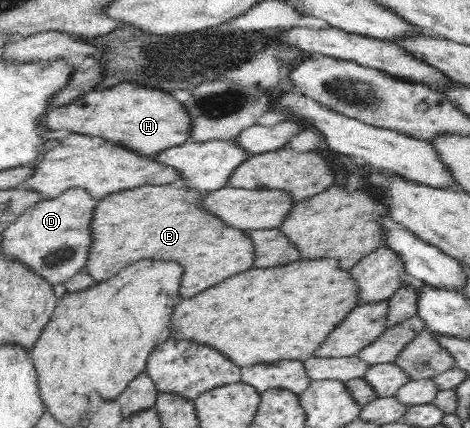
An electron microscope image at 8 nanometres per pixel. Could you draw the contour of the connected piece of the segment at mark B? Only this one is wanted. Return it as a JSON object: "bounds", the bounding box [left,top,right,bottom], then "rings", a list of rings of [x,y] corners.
{"bounds":[83,184,254,297],"rings":[[[178,184],[144,185],[98,200],[92,217],[92,245],[83,271],[101,282],[140,259],[160,257],[184,265],[182,297],[194,297],[224,279],[252,268],[254,244],[244,230],[232,228],[198,206],[204,192]]]}

